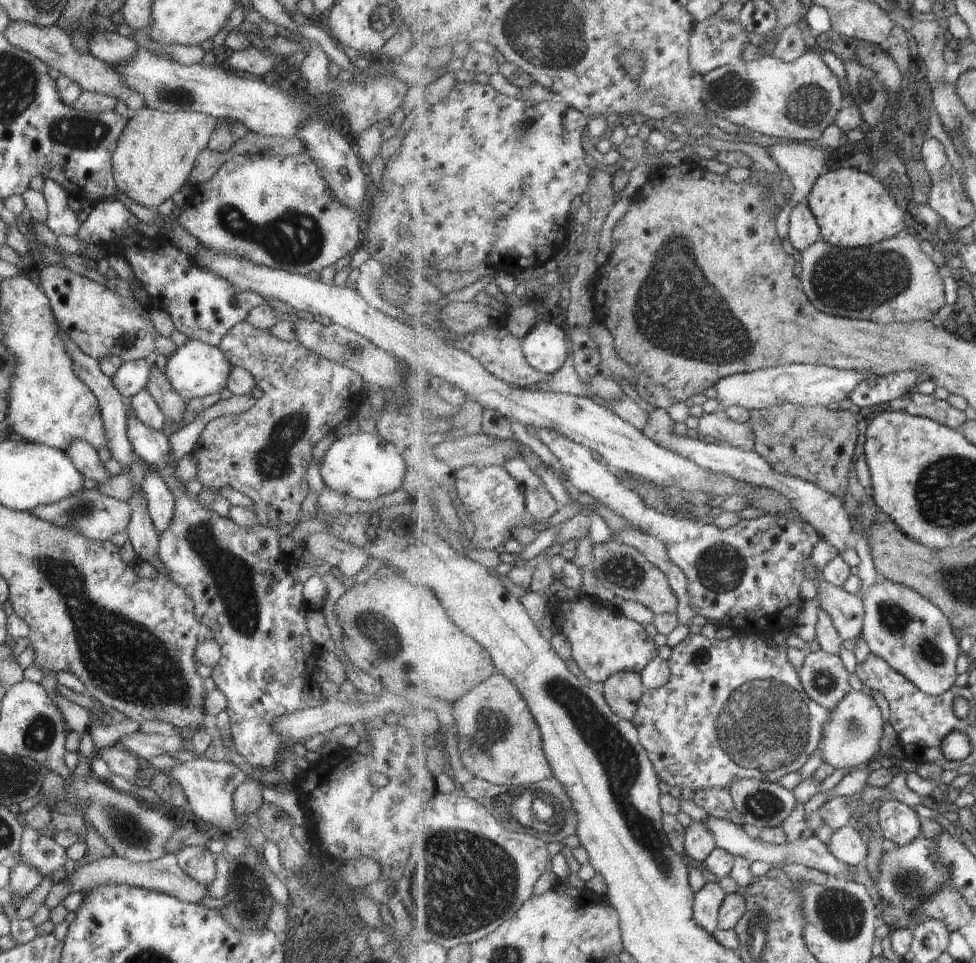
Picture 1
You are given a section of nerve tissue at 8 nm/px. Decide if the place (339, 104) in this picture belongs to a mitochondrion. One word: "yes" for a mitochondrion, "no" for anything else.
yes

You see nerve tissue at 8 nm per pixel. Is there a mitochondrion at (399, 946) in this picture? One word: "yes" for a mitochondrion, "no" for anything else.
no

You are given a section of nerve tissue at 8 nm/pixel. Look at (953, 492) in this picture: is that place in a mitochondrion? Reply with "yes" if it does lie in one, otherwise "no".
yes

